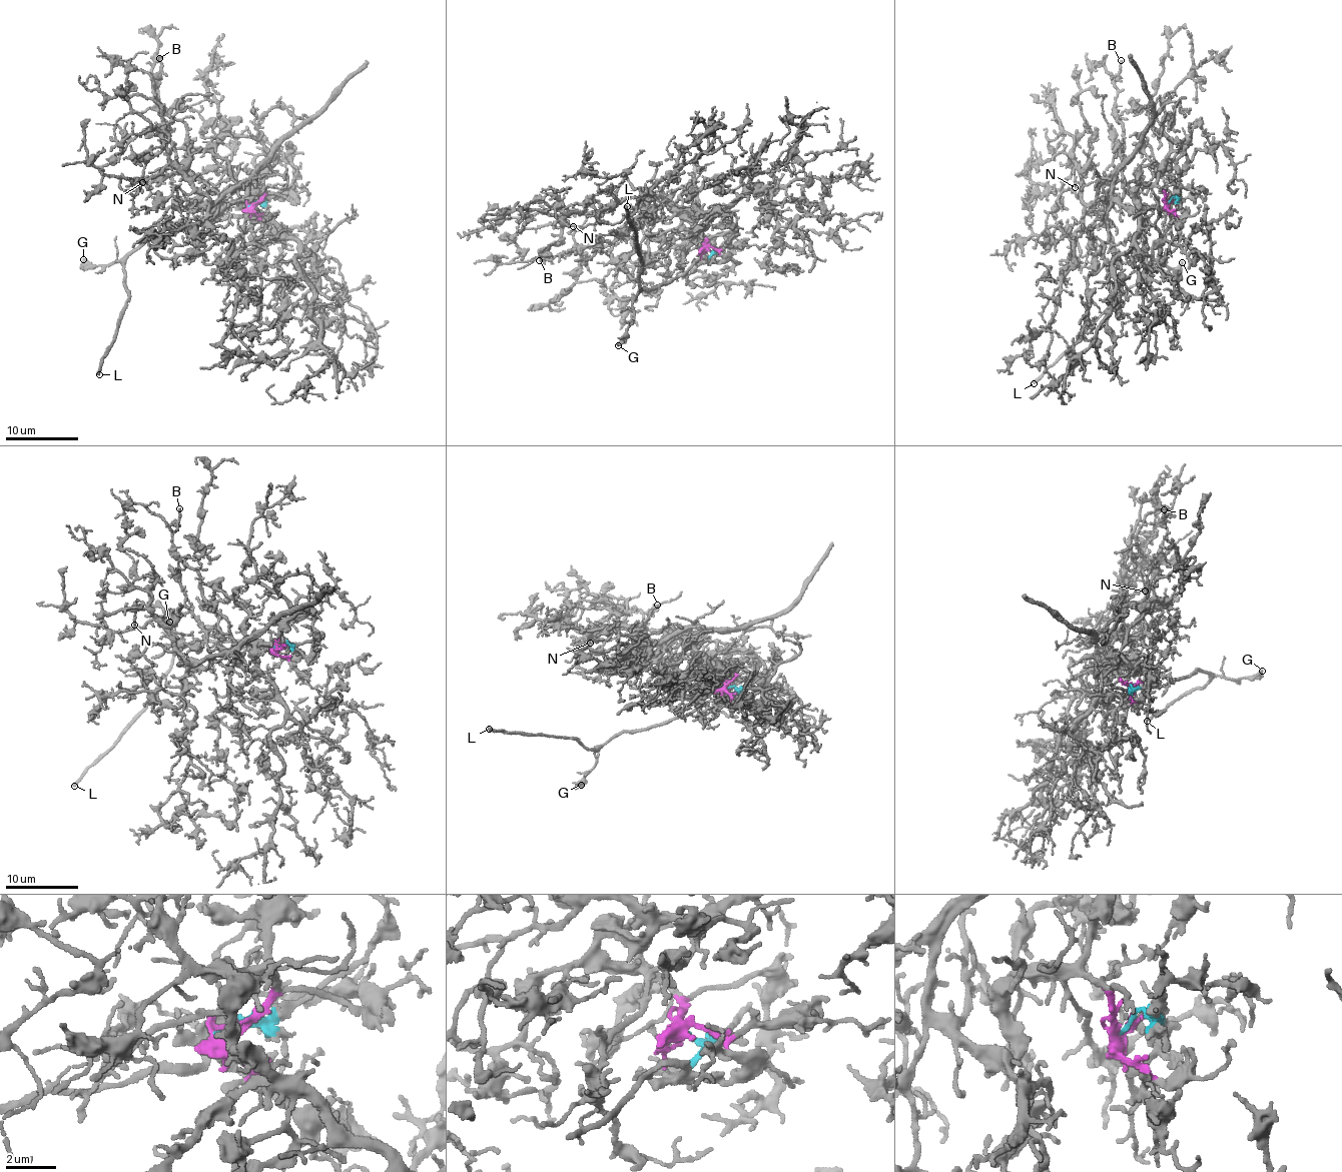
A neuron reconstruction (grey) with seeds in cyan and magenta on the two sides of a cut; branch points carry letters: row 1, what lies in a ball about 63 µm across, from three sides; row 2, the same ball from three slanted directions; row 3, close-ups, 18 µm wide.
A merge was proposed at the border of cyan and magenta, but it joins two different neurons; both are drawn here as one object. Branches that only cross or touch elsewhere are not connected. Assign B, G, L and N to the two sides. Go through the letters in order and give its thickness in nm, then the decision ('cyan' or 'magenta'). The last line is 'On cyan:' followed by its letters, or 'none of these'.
B: 140 nm | magenta
G: 320 nm | cyan
L: 280 nm | cyan
N: 150 nm | magenta
On cyan: G, L

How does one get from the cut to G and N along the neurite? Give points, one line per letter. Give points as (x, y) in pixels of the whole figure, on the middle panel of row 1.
G: (703, 248), (709, 249), (709, 259), (698, 257), (660, 286), (637, 290), (634, 317), (627, 338), (618, 346)
N: (703, 248), (669, 199), (570, 211), (574, 226)

